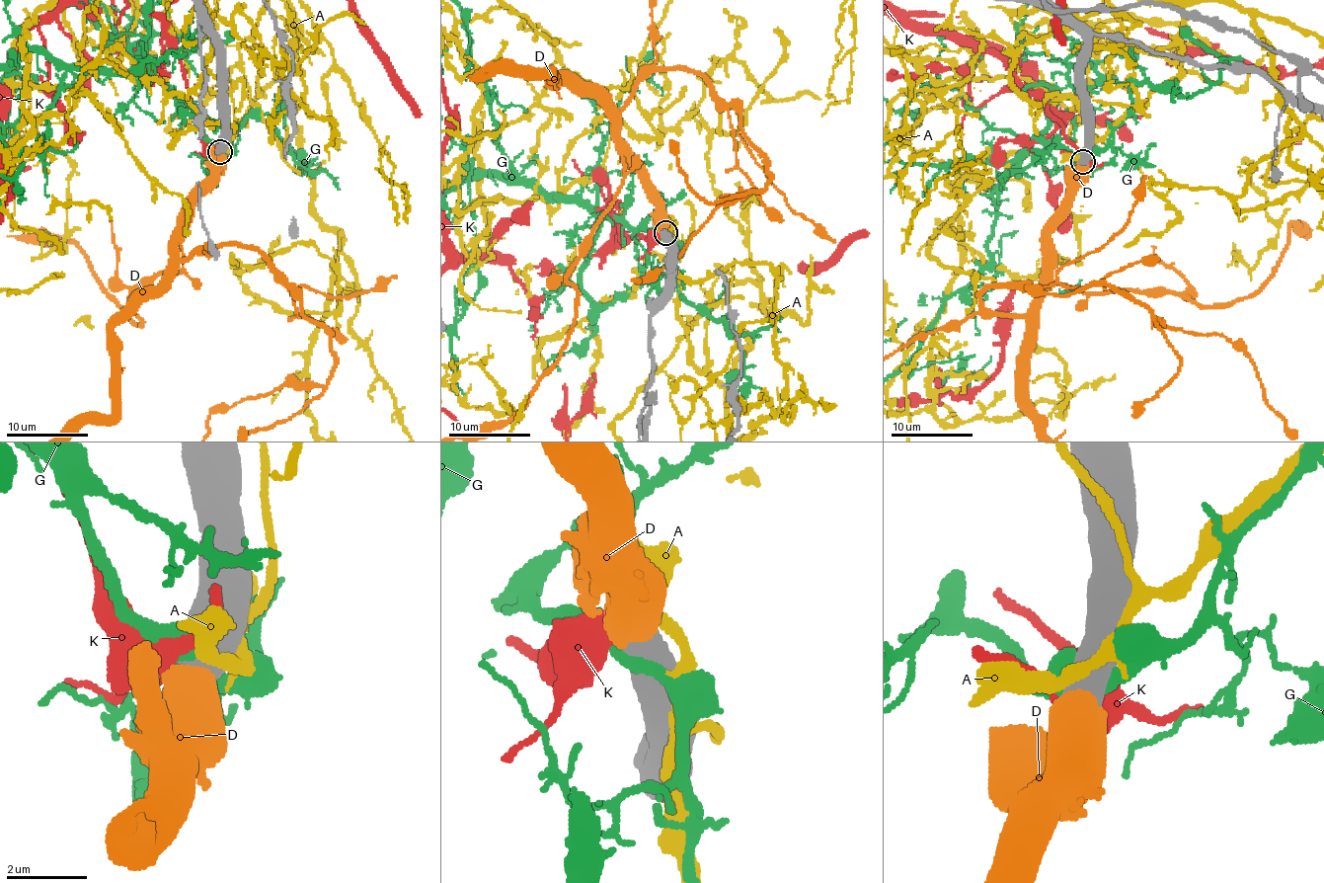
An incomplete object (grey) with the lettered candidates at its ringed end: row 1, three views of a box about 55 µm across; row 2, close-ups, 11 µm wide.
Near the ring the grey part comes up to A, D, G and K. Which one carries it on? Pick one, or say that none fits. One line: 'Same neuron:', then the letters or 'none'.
Same neuron: D

